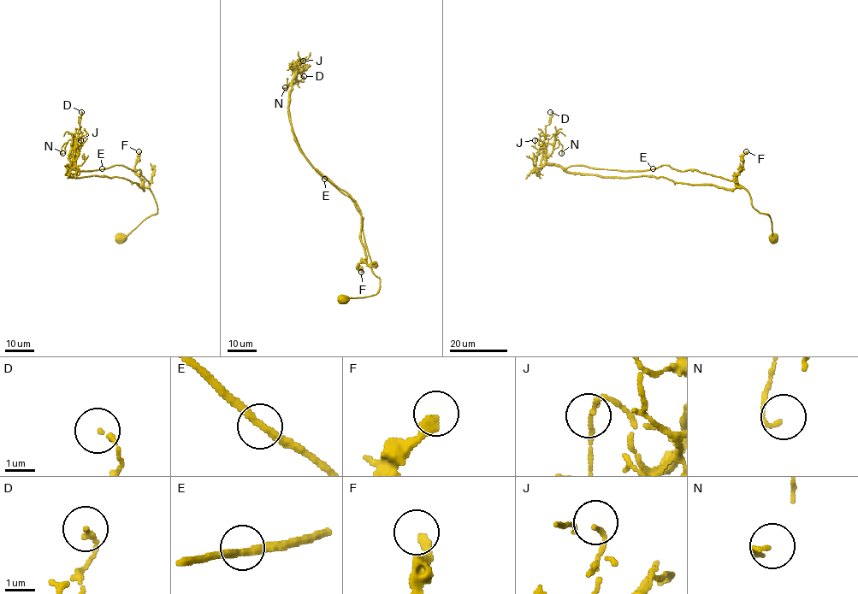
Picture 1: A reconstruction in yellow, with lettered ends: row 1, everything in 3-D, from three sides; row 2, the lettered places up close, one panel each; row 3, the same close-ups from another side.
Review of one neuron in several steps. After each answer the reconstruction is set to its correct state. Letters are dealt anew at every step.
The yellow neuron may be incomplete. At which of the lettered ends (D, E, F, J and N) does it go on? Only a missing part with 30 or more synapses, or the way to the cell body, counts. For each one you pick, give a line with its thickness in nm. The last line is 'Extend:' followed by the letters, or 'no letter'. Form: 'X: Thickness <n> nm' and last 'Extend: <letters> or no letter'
Extend: no letter

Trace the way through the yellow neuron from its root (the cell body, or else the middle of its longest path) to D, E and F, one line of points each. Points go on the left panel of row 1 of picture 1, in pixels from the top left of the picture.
D: (111, 178), (95, 175), (71, 178), (66, 173), (75, 154), (81, 112)
E: (111, 178), (95, 175), (71, 178), (66, 173), (65, 166), (78, 171), (102, 168)
F: (111, 178), (123, 178), (138, 183), (143, 189), (143, 180), (134, 168), (139, 151)

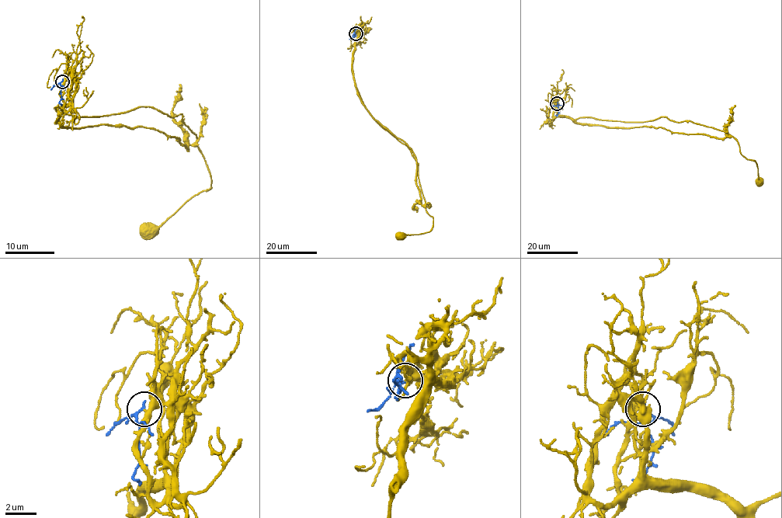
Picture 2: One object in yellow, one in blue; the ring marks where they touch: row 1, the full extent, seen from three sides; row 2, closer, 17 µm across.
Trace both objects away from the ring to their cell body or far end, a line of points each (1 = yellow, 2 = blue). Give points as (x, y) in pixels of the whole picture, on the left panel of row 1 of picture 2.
1: (62, 81), (62, 126), (153, 128), (203, 156), (210, 188), (140, 234)
2: (62, 81), (59, 102), (61, 103)

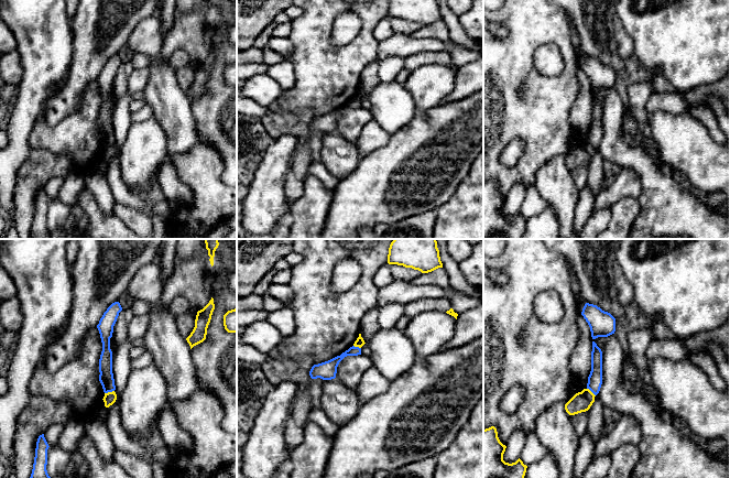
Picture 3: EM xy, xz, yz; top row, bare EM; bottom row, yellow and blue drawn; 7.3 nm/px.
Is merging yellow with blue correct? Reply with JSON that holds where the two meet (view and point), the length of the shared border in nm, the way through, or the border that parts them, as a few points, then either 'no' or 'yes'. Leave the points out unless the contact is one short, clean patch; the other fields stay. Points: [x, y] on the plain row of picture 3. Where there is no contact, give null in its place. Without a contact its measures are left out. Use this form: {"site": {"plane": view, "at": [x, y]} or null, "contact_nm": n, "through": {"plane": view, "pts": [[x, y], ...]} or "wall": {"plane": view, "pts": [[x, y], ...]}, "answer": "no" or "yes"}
{"site": {"plane": "xy", "at": [109, 145]}, "contact_nm": 80, "wall": {"plane": "xy", "pts": [[113, 143], [105, 147]]}, "answer": "no"}

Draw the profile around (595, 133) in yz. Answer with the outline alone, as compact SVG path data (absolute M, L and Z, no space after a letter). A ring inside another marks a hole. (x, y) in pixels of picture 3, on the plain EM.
M592 95L592 105L591 105L591 124L588 130L587 142L589 142L595 149L600 144L602 138L602 105Z

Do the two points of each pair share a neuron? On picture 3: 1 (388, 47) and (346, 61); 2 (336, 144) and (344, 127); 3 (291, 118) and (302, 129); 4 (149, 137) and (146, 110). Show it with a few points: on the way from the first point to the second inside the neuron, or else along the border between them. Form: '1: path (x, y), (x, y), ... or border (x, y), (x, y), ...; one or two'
1: border (379, 42), (377, 56), (361, 72); two
2: border (336, 130), (355, 144); two
3: path (293, 120), (300, 127); one
4: border (152, 115), (141, 121), (131, 122); two

